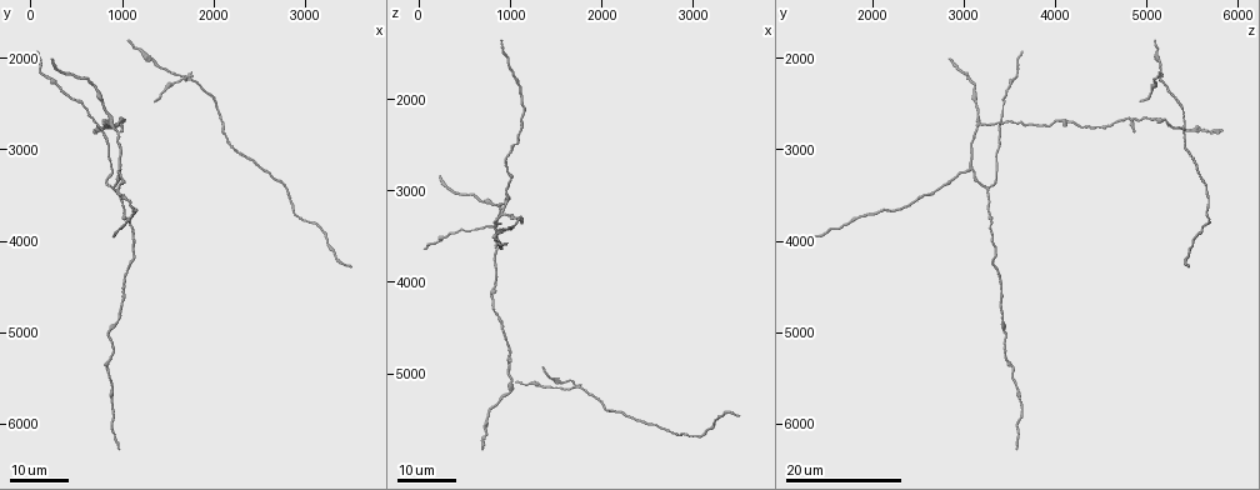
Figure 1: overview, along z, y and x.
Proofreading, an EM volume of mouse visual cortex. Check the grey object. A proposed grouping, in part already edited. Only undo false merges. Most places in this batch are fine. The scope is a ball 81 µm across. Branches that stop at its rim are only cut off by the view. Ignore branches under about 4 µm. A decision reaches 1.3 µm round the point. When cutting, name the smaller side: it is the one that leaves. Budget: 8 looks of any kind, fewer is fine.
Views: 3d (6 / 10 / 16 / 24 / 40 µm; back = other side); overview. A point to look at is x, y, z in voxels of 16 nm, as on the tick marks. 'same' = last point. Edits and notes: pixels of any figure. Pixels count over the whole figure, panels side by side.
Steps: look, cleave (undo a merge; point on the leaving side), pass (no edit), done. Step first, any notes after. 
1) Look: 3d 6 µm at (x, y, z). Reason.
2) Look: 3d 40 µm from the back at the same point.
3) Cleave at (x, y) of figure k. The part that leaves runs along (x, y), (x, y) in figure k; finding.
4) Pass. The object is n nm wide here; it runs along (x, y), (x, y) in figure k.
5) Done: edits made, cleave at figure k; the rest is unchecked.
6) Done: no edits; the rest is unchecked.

Look: 3d 16 µm at (850, 2750, 3150). Three-way junction.

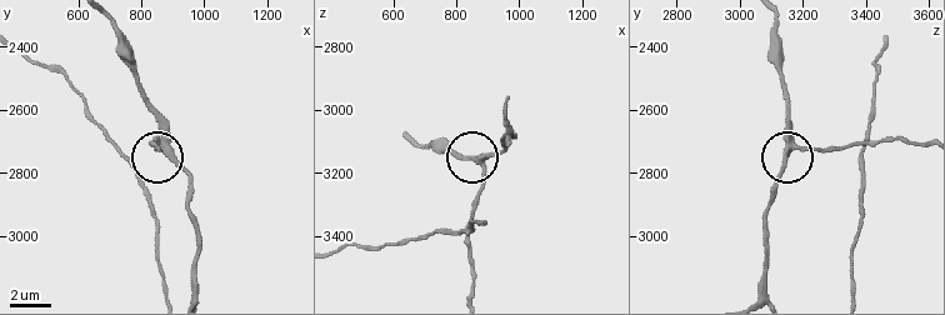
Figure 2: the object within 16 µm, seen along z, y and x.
Look: 3d 6 µm at (870, 2720, 3150).

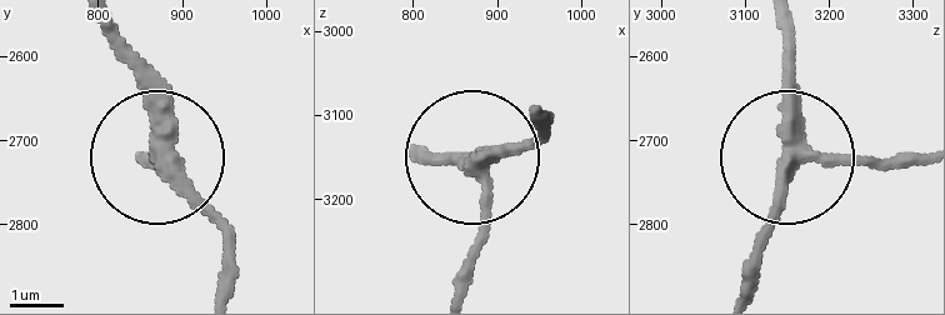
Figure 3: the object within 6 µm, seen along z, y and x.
Pass. 3 arms meet here; it runs along (915, 150), (874, 164), (798, 159), (794, 34) in figure 3; continuous, no second cell.

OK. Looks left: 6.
Look: 3d 16 µm at (950, 3200, 3050). Arms part here.

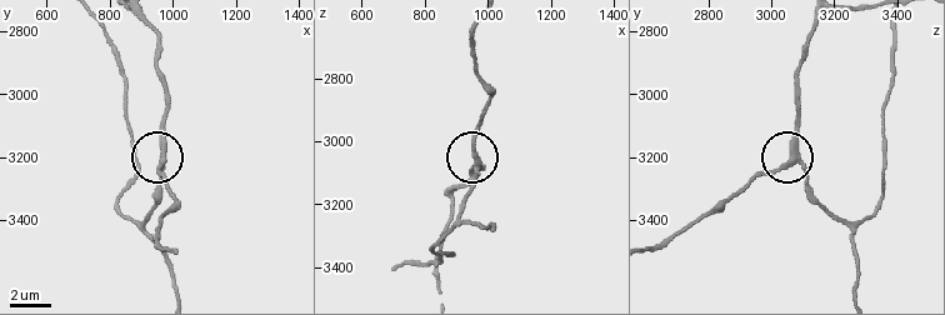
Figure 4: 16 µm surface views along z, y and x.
Look: 3d 6 µm at (970, 3210, 3070). Zoom in.

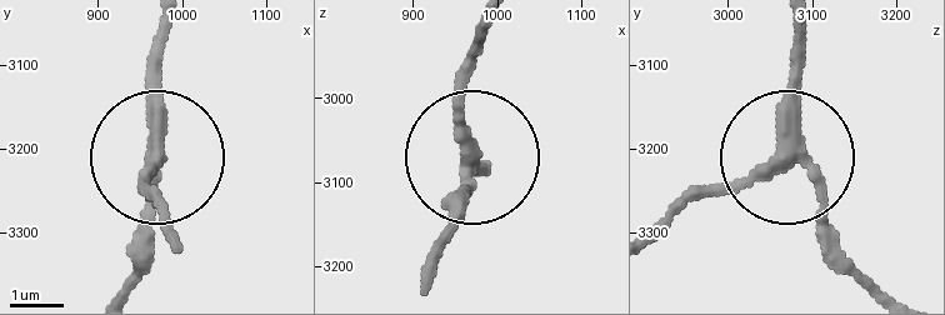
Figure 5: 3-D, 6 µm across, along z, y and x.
Pass. The side arm is 35 µm long; it runs along (794, 21), (789, 141), (664, 218) in figure 5; continuous, no second cell.

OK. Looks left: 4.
Look: 3d 24 µm at (850, 3450, 3250). Three arms meet.

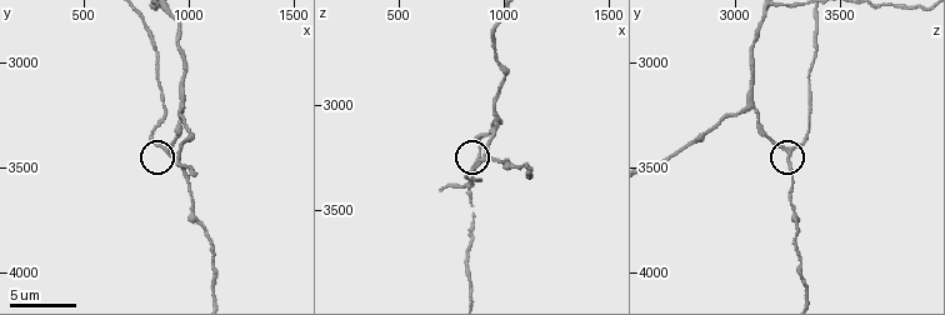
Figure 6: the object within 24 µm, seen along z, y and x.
Look: 3d 6 µm at (890, 3430, 3250).

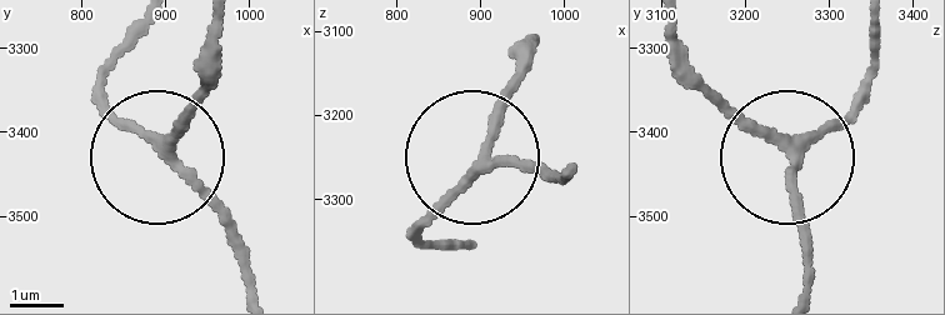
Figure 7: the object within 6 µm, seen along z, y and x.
Pass. 3 arms meet here; it runs along (224, 24), (161, 154), (116, 119), (103, 83) in figure 7; one cell here.

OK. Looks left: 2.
Look: 3d 16 µm at (1700, 2200, 5100). Branch point.

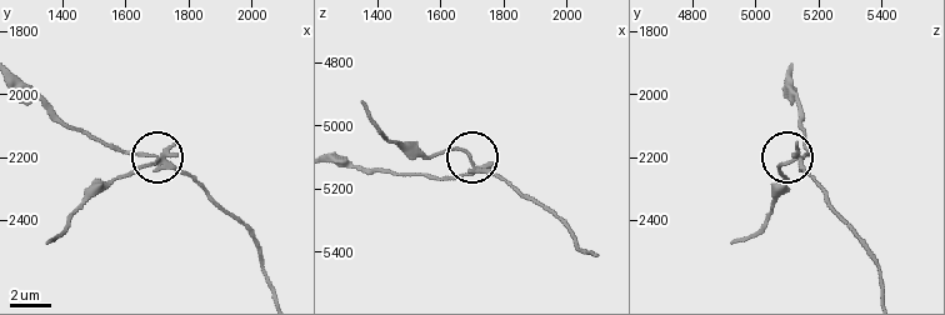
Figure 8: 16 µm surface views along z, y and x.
Look: 3d 10 µm at (1730, 2190, 5130).

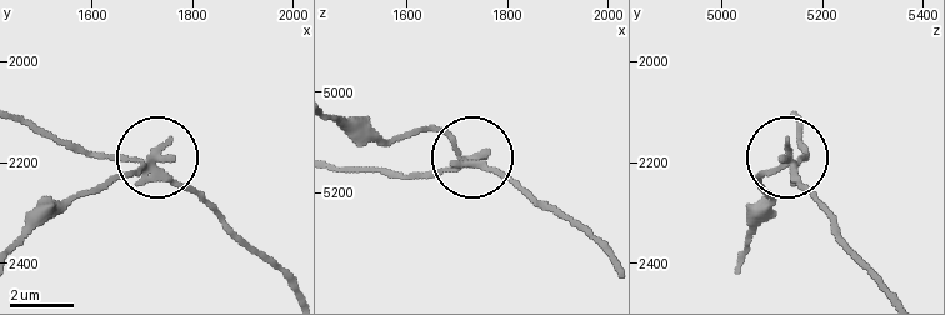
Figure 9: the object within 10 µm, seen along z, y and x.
Cleave at (119, 176) of figure 9. The object is 220 nm wide here; two cells meet here.

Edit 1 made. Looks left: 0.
Done: edits made, cleave at figure 9; the rest is unchecked.

